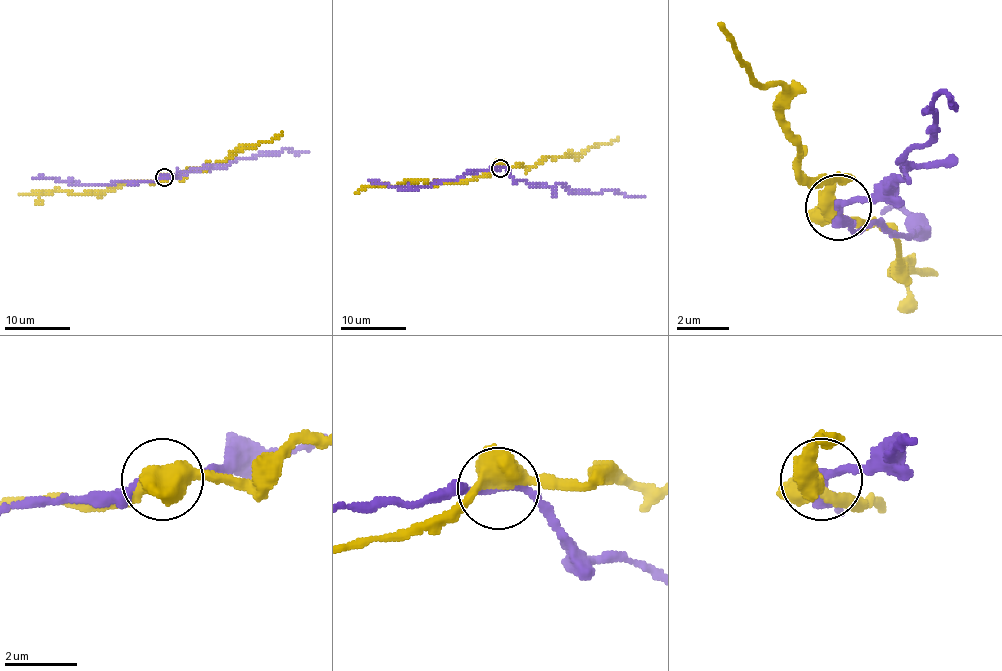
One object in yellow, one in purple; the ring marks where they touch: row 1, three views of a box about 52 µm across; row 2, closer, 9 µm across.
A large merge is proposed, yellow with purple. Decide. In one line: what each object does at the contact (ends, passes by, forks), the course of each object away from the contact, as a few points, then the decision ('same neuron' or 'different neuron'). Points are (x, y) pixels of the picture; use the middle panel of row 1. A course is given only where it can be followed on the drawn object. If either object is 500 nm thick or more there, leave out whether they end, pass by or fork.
yellow forks; purple passes by; course yellow (501, 168), (458, 182), (405, 181), (395, 187), (361, 187), (356, 192); course purple (501, 168), (517, 181), (546, 186), (561, 182), (573, 192), (610, 189), (630, 197), (645, 195); different neuron

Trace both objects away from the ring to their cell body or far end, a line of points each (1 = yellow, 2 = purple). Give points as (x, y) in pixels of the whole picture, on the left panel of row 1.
1: (165, 177), (151, 182), (127, 182), (105, 192), (69, 193), (59, 190), (20, 195)
2: (165, 177), (225, 167), (237, 159), (274, 154), (284, 149), (294, 152), (309, 151)

